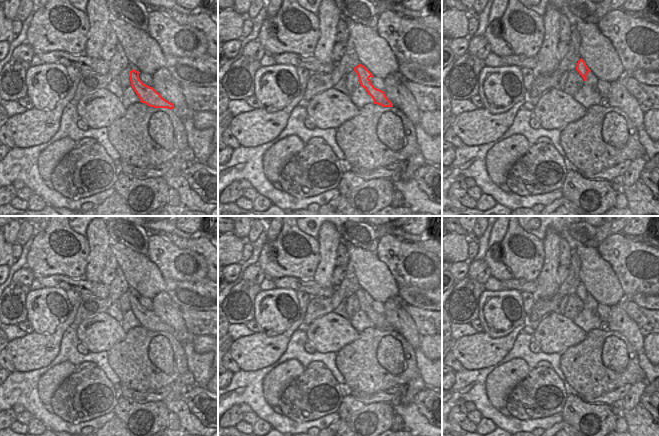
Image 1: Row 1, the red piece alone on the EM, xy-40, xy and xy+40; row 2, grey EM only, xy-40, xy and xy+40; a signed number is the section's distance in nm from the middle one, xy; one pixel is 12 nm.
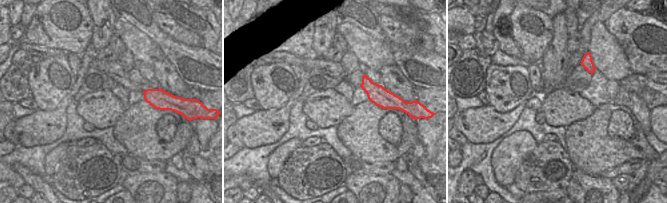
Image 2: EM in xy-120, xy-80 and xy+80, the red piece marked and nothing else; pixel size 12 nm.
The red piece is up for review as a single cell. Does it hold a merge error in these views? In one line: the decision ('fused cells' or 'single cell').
single cell

